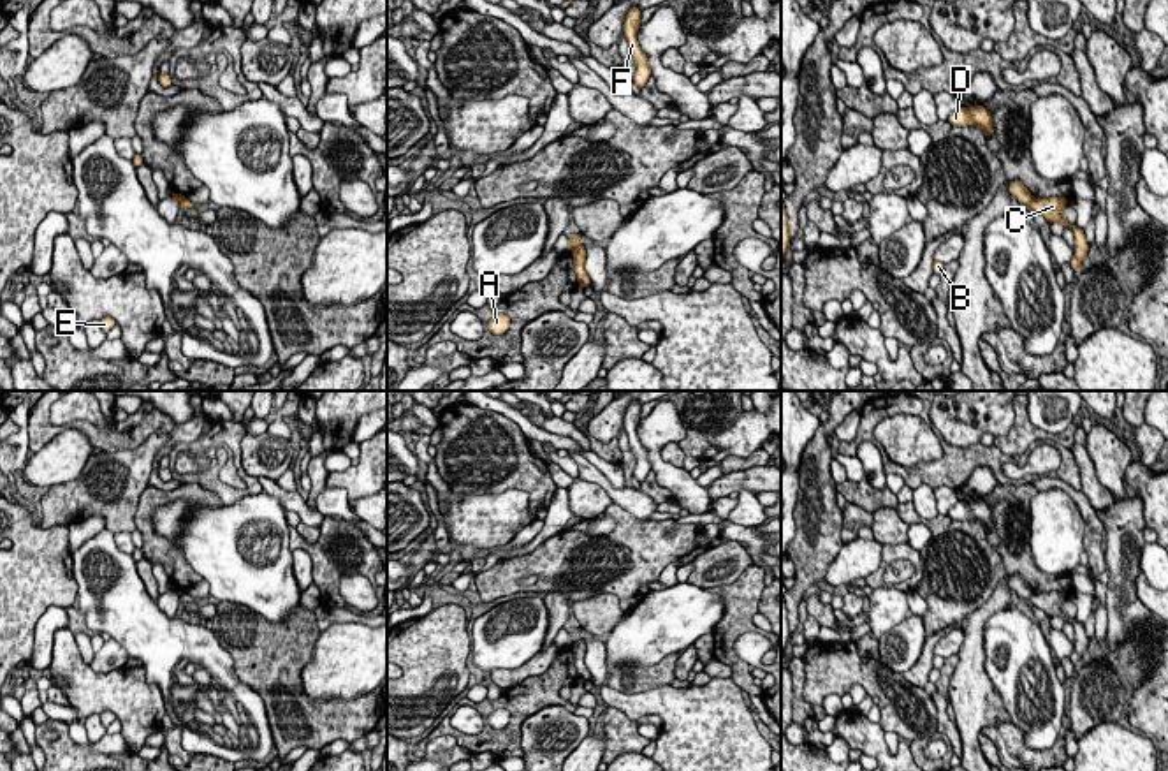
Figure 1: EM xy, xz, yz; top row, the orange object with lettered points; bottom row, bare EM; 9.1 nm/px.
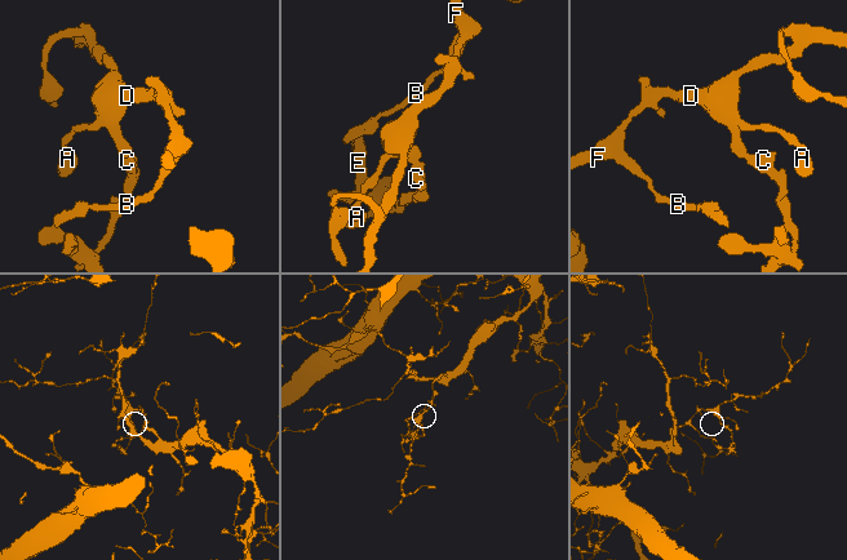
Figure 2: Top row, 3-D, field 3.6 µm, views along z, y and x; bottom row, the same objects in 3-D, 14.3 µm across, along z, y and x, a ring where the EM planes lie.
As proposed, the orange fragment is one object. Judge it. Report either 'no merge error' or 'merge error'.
merge error

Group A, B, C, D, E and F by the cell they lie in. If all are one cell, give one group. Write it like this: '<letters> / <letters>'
A B D F / C E

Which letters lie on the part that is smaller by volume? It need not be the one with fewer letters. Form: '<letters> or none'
C, E

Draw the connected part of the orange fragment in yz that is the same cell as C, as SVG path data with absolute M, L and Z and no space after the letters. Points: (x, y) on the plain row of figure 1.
M1048 591L1031 595L1031 606L1041 609L1048 618L1059 616L1064 623L1071 618L1062 611L1062 604L1068 600L1069 593L1064 591Z

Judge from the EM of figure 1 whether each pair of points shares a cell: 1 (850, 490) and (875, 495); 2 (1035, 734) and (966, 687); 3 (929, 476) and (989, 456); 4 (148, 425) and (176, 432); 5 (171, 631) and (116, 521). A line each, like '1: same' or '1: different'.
1: same
2: different
3: same
4: same
5: different

